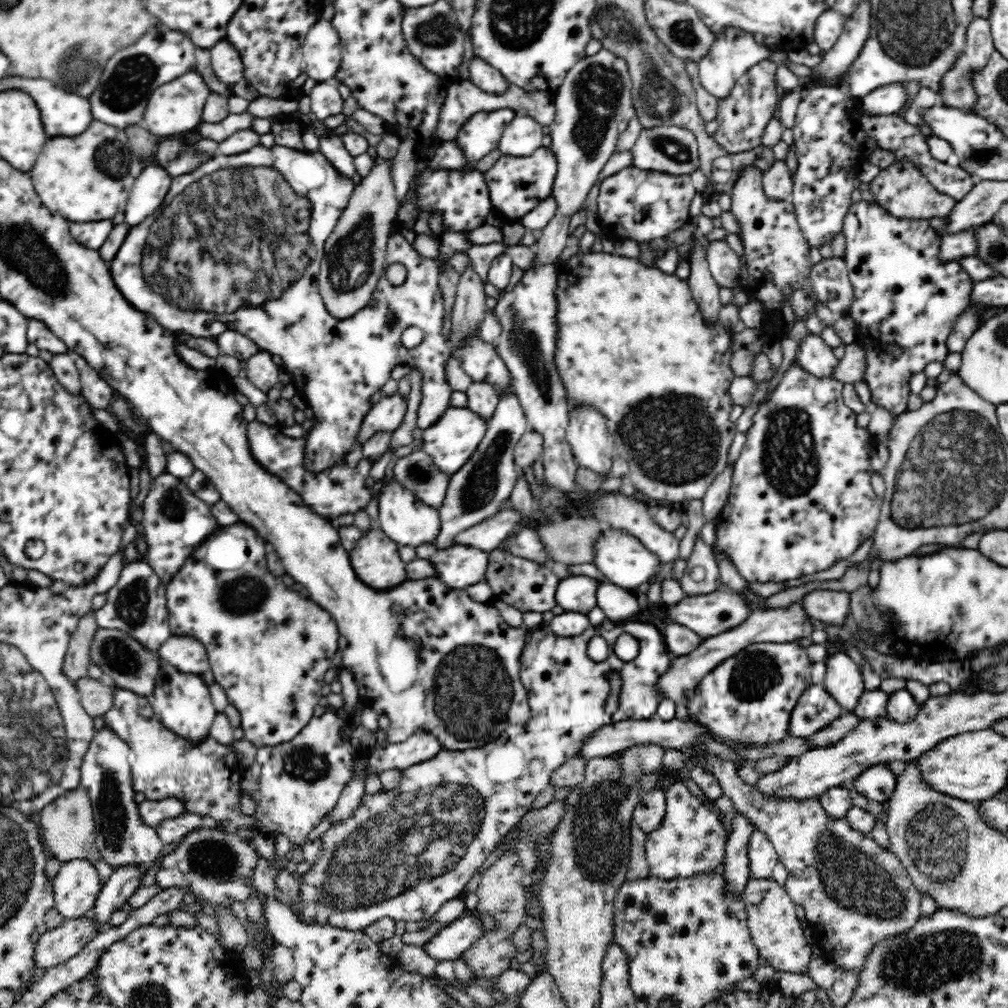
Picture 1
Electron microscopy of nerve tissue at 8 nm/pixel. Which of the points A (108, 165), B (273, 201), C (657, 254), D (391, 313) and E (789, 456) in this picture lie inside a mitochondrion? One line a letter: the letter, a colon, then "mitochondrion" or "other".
A: mitochondrion
B: mitochondrion
C: other
D: other
E: mitochondrion

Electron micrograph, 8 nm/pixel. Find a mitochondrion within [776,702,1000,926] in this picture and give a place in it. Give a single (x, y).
(859, 883)

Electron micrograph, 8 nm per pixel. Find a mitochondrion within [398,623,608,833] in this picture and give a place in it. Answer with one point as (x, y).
(497, 696)

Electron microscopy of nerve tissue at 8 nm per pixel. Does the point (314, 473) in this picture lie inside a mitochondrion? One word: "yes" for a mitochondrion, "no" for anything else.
no

